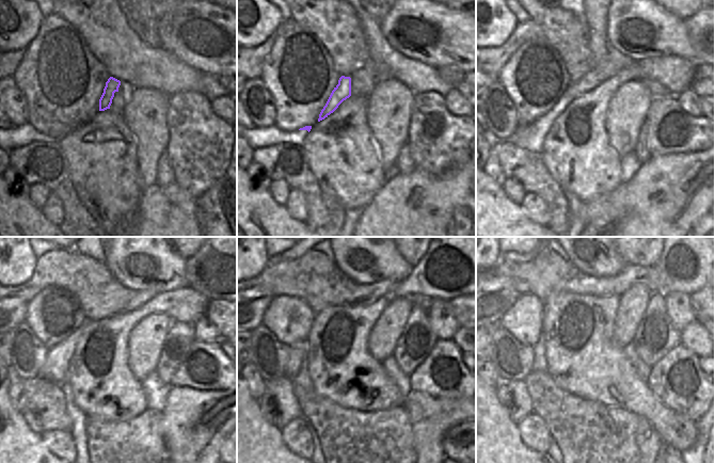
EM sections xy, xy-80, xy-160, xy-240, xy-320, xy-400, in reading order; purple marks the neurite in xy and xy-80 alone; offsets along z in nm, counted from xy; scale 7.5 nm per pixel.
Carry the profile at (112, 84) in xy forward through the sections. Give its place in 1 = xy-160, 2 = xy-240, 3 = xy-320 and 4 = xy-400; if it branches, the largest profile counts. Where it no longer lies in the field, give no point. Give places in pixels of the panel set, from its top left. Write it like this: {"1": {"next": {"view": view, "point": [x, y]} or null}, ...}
{"1": {"next": {"view": "xy-160", "point": [606, 69]}}, "2": {"next": {"view": "xy-240", "point": [58, 358]}}, "3": {"next": {"view": "xy-320", "point": [454, 266]}}, "4": {"next": {"view": "xy-400", "point": [688, 262]}}}

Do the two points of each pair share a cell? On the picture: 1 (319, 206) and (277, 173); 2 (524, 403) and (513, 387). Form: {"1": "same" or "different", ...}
{"1": "same", "2": "same"}

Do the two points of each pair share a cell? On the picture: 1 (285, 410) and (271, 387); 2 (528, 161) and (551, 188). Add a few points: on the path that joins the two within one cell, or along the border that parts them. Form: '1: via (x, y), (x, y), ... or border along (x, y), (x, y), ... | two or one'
1: via (285, 404), (285, 401), (276, 393) | one
2: via (530, 168), (544, 181) | one

